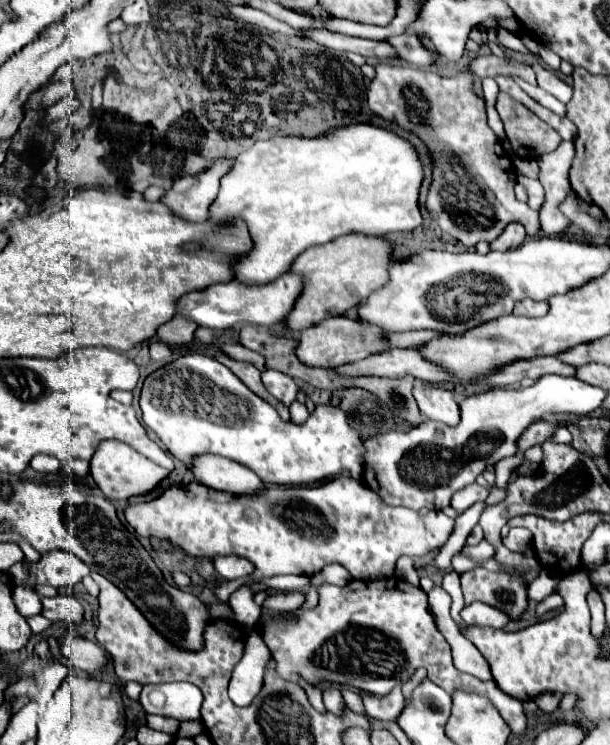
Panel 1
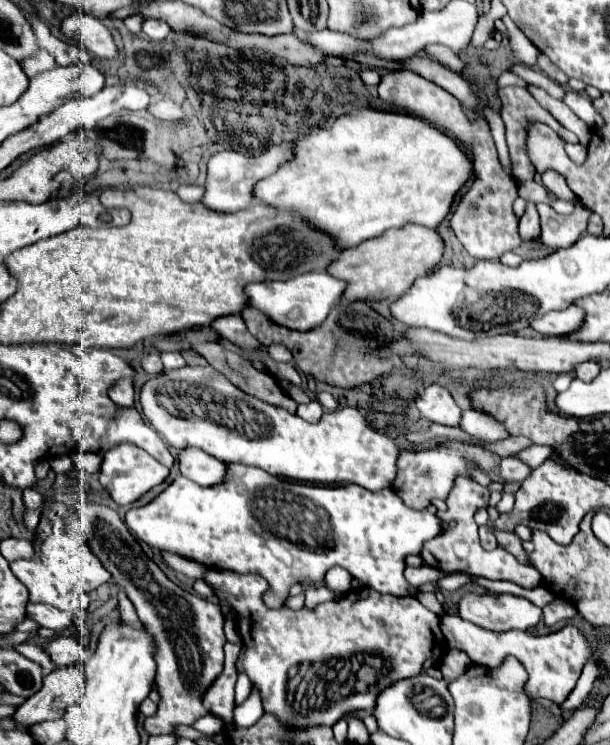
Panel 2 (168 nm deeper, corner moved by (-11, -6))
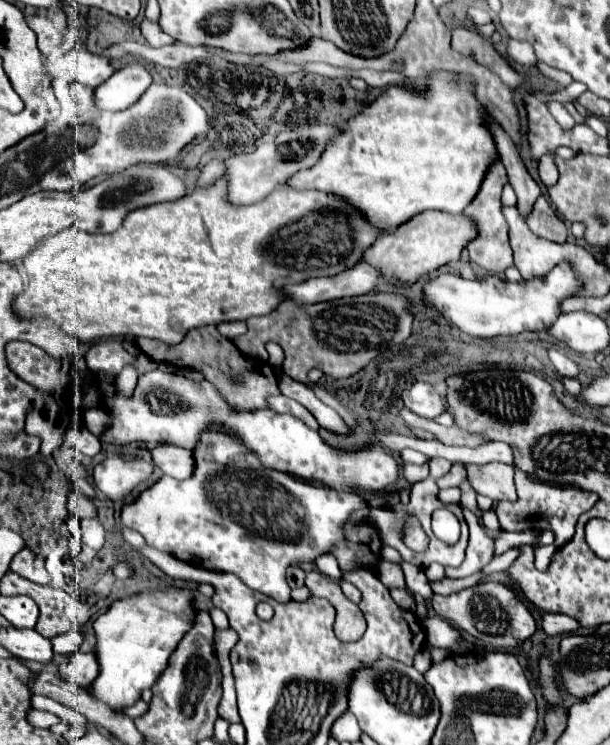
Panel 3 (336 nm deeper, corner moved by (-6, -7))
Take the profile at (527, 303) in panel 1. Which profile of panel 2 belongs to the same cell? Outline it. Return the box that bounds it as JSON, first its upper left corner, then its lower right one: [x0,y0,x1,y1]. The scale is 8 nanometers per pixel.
[534,306,586,336]

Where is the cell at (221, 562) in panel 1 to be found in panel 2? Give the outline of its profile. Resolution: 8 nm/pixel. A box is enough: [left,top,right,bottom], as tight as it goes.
[204,570,438,728]

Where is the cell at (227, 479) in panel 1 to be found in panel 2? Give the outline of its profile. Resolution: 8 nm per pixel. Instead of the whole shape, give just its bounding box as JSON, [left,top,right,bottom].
[176,448,224,486]

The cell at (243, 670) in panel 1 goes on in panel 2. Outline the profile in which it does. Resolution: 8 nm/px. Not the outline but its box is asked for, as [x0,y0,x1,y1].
[234,690,262,728]

